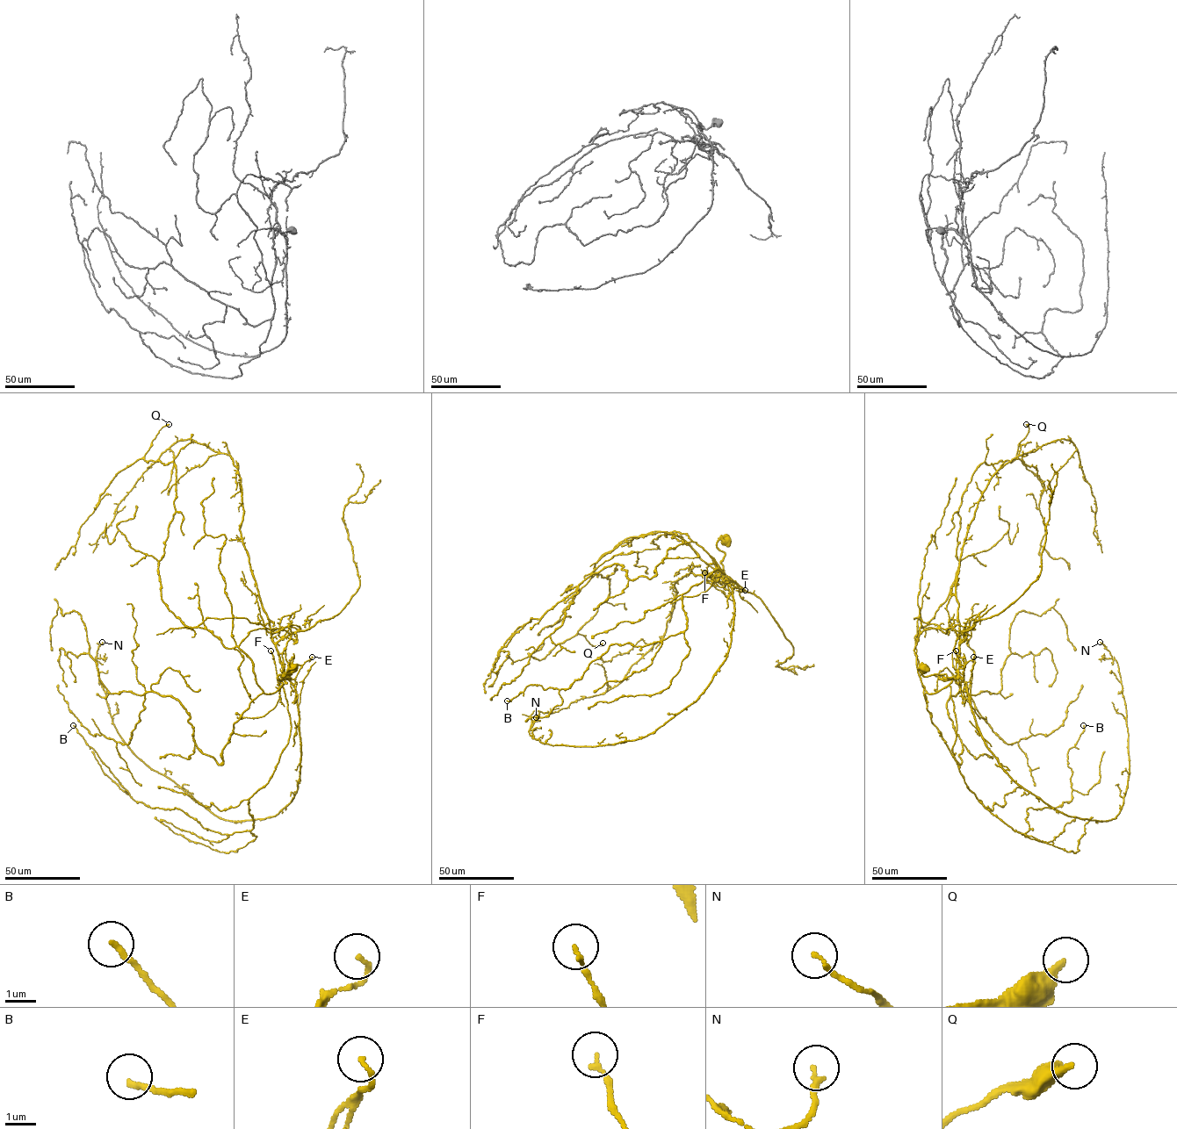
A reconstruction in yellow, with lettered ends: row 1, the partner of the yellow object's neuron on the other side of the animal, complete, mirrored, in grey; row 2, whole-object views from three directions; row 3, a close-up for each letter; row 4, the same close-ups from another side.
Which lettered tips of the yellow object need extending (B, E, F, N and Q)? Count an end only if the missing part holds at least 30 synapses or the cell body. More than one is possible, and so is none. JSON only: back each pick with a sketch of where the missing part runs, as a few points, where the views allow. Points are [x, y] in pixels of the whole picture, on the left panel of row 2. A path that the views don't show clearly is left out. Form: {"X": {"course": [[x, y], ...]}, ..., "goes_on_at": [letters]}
{"goes_on_at": []}

